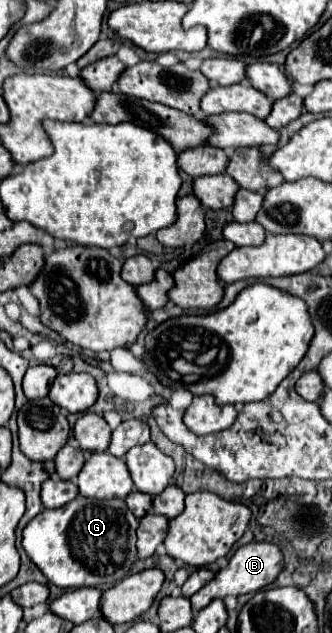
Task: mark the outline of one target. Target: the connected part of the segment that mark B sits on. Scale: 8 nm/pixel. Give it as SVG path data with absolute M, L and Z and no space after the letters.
M247 543L247 545L241 545L233 557L229 559L227 567L223 567L215 577L213 581L203 587L203 591L197 591L193 597L191 597L191 607L193 607L193 613L201 611L203 607L207 607L213 599L223 599L227 595L245 595L245 593L255 593L267 585L271 585L277 575L281 573L283 569L283 555L279 551L279 547L275 547L273 543Z

